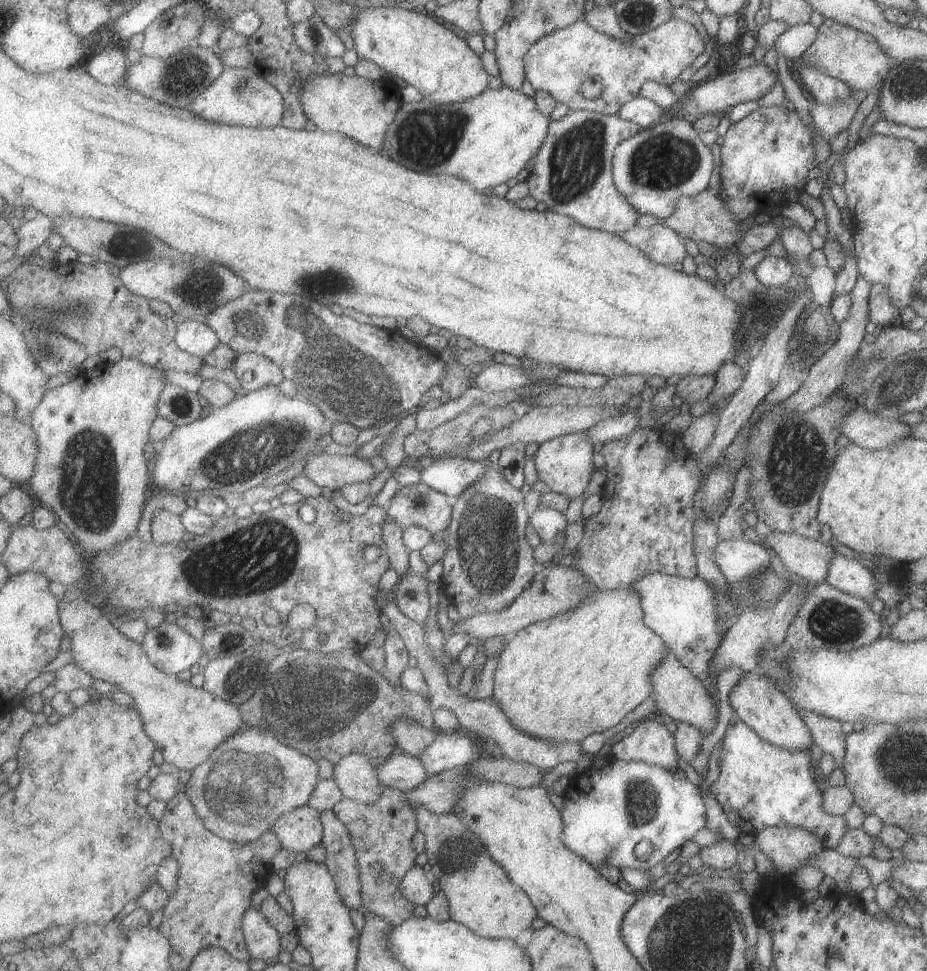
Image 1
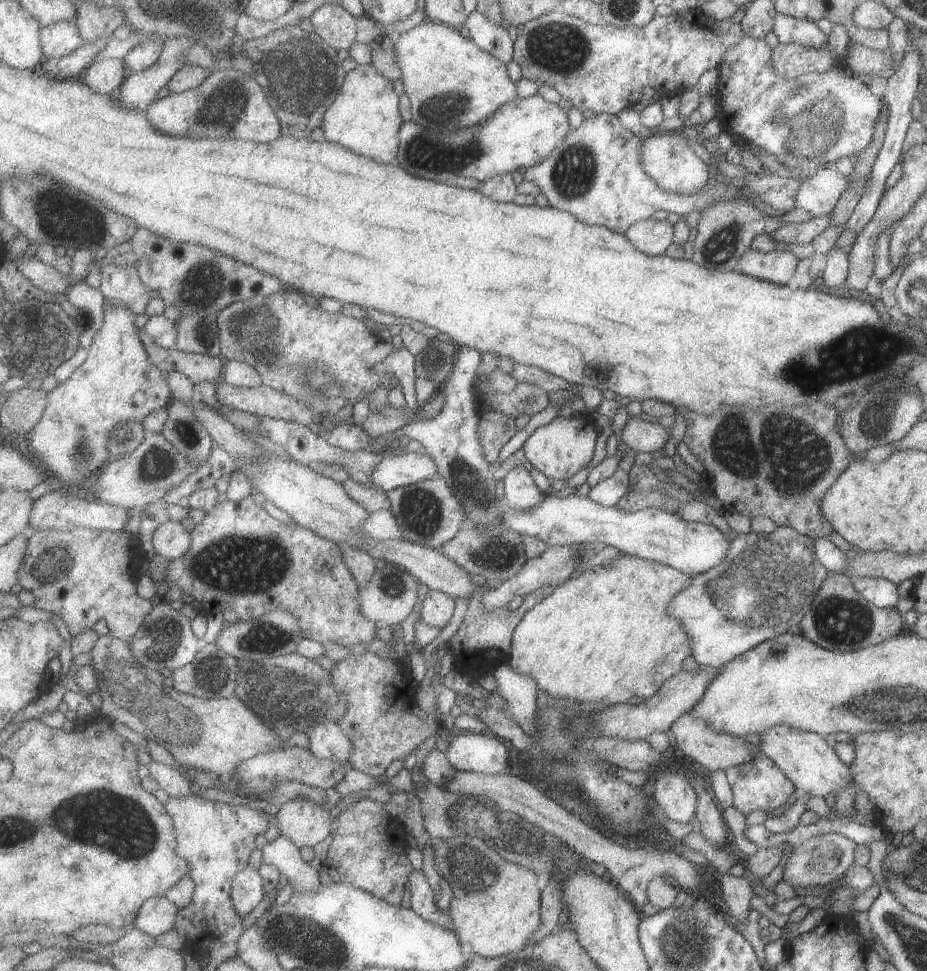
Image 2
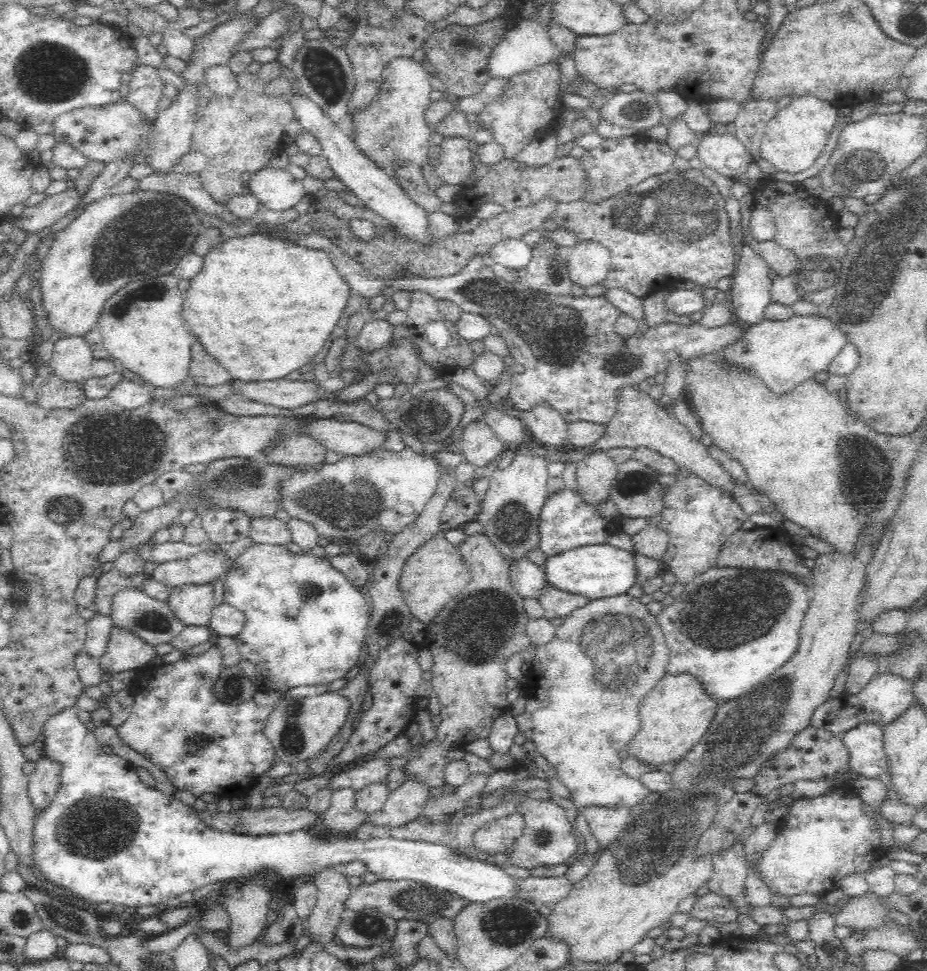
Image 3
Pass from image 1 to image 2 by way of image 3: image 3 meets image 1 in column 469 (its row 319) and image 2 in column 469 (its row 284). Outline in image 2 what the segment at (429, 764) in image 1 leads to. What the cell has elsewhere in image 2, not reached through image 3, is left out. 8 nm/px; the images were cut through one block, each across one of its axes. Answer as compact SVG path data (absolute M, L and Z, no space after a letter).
M467 730L456 735L450 740L445 754L459 771L498 775L506 773L511 765L504 739L488 731Z

